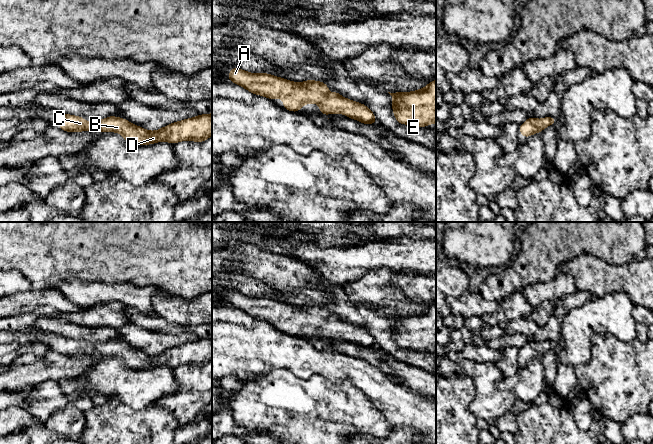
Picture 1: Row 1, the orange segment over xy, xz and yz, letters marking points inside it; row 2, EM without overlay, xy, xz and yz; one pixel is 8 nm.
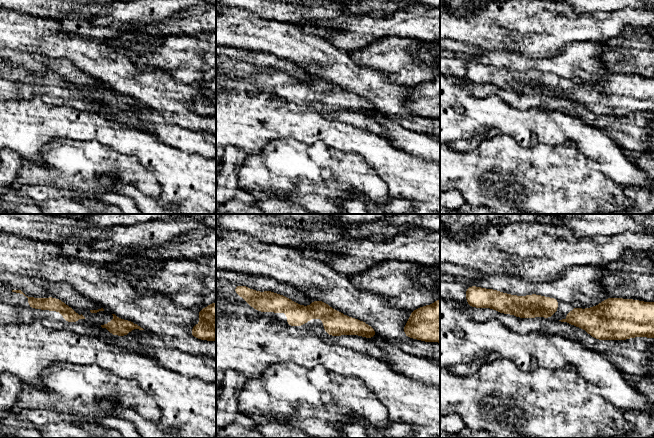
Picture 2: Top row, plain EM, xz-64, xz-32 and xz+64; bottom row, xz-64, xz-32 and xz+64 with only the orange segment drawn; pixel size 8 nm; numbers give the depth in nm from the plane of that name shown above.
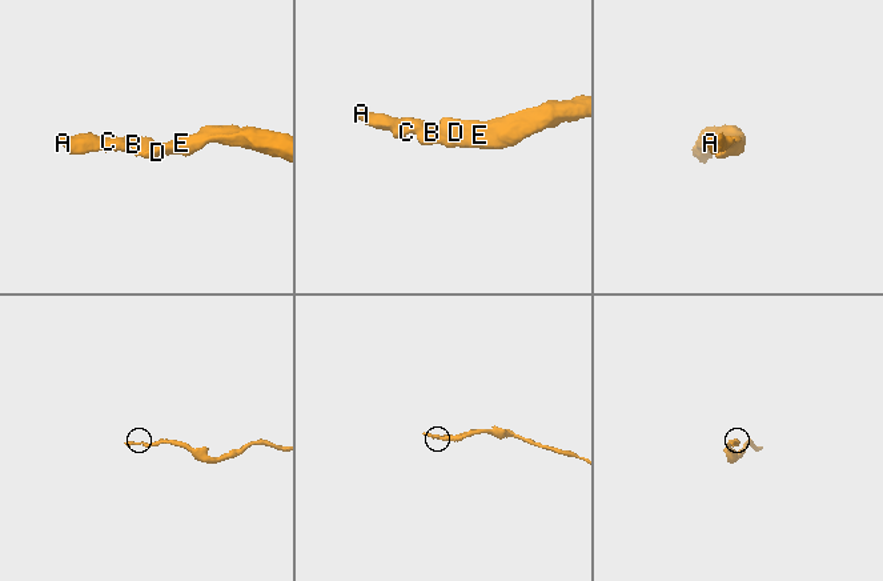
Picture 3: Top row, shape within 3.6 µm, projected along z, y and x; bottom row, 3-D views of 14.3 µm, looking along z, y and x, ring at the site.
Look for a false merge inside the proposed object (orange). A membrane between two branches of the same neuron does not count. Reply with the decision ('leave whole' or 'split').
leave whole

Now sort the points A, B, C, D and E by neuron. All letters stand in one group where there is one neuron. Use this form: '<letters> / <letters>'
A B C D E

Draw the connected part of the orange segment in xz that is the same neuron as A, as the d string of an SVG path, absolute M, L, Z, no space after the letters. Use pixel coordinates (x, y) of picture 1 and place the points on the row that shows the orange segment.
M234 67L228 73L228 79L249 92L262 95L270 100L282 98L283 107L292 112L300 111L303 105L314 103L320 106L319 111L323 113L323 116L327 114L344 114L348 118L355 119L363 124L376 124L375 114L366 105L342 97L336 91L329 95L330 88L322 81L306 80L297 83L268 73L250 73L237 67Z

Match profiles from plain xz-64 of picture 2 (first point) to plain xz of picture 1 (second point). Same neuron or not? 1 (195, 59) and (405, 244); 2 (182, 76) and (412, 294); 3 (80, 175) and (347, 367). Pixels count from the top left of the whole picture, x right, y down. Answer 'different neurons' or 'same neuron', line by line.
1: different neurons
2: different neurons
3: different neurons

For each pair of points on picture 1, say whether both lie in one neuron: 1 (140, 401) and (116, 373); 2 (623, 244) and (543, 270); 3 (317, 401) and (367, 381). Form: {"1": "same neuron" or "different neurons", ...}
{"1": "same neuron", "2": "same neuron", "3": "different neurons"}

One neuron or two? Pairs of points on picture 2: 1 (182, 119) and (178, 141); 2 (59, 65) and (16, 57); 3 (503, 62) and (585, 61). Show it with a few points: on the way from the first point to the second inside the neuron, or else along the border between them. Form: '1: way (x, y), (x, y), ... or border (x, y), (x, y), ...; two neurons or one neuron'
1: border (159, 116), (167, 122), (203, 132); two neurons
2: way (48, 64), (27, 60); one neuron
3: way (523, 64), (565, 64); one neuron

